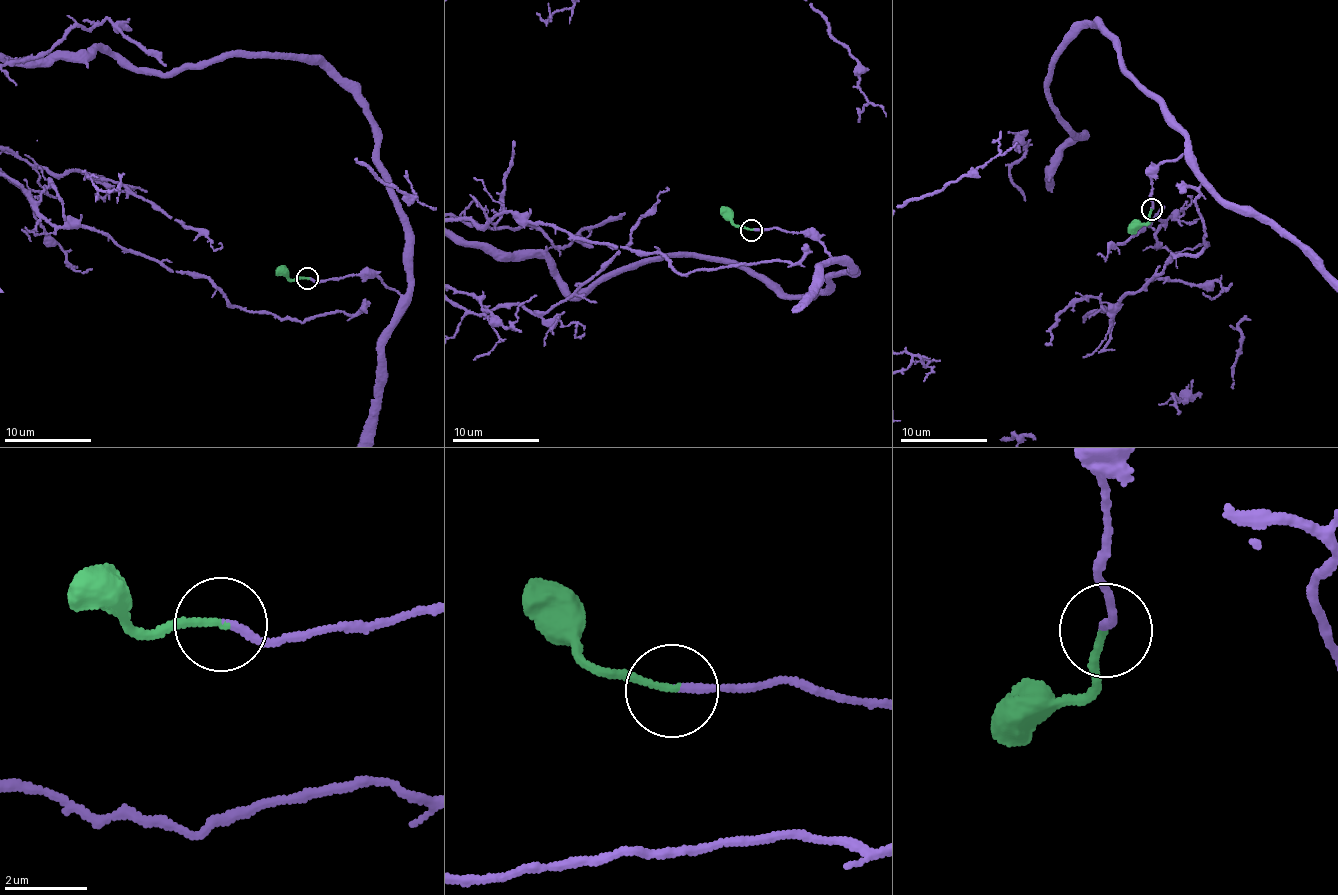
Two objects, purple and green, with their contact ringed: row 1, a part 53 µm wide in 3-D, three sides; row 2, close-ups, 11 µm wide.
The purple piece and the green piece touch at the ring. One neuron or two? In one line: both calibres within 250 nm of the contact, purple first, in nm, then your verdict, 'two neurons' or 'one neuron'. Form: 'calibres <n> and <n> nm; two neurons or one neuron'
calibres 190 and 150 nm; one neuron

